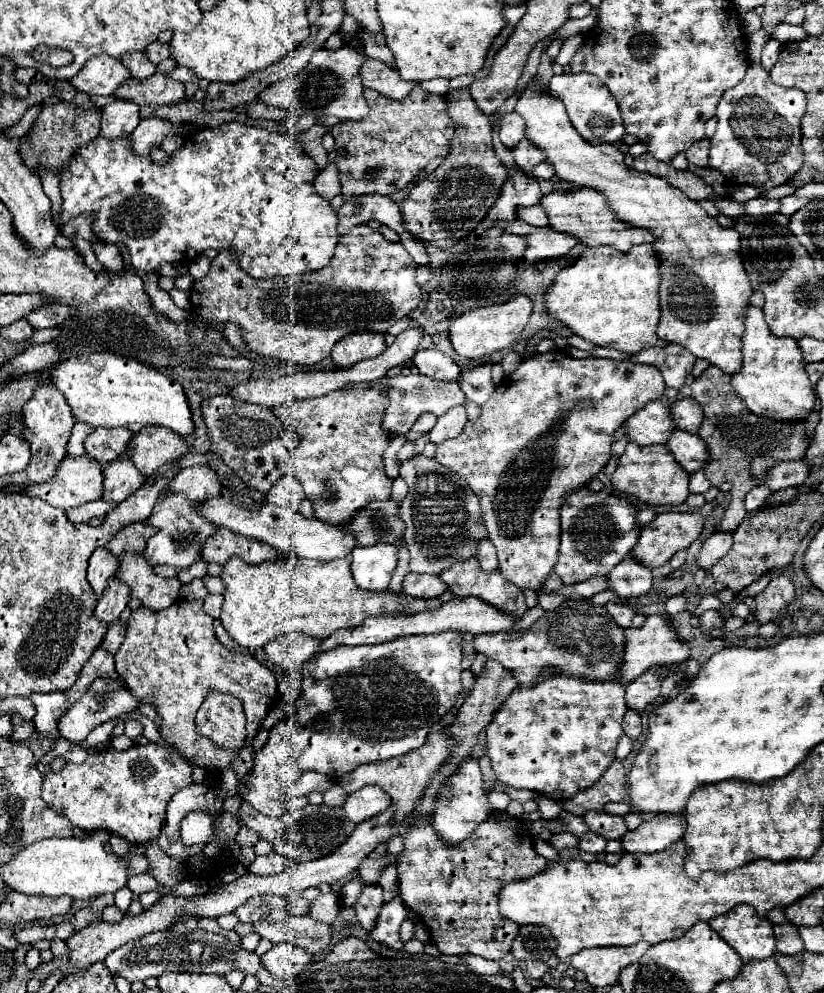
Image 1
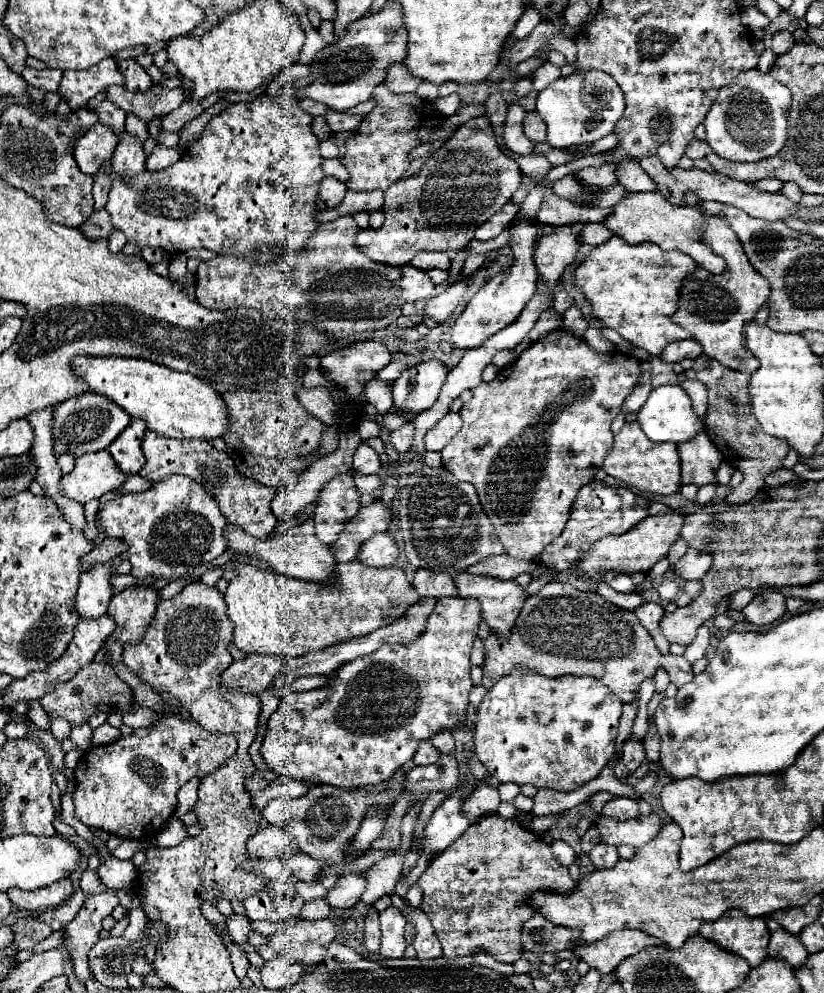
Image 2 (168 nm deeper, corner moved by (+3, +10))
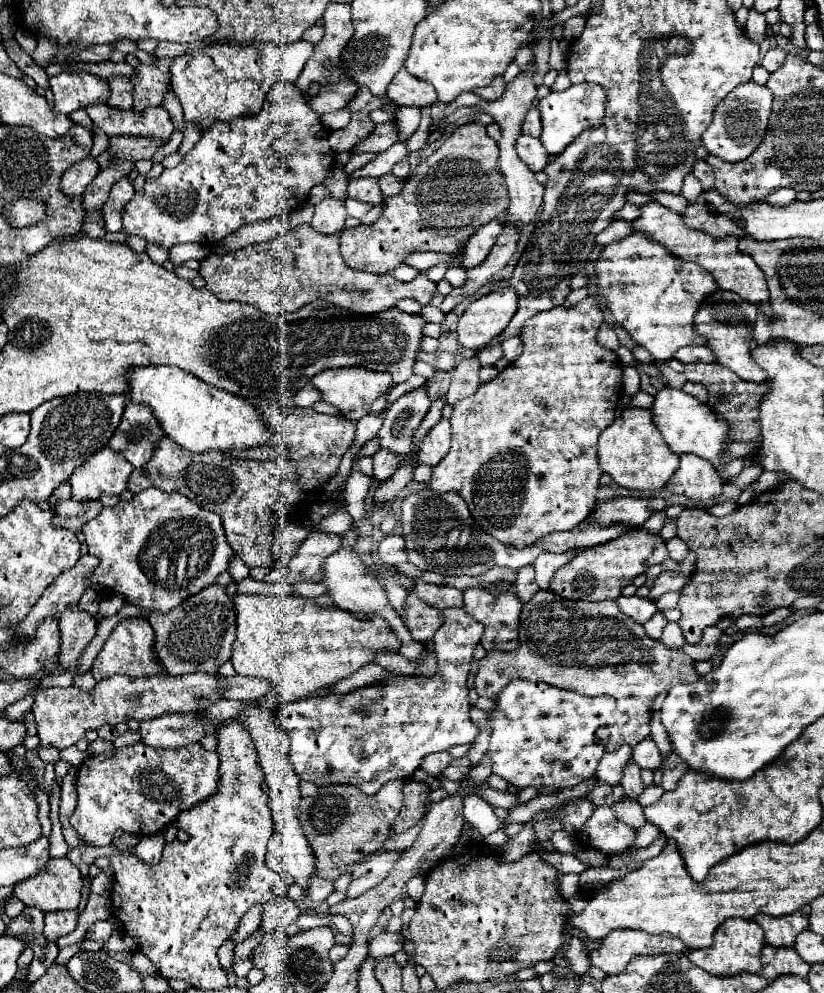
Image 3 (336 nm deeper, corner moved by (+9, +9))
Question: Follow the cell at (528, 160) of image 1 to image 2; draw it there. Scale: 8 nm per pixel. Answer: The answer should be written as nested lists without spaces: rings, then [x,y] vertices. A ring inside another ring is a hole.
[[[528,112],[526,114],[524,134],[528,136],[528,140],[534,140],[534,144],[546,140],[546,124],[544,124],[544,120],[540,120],[538,112]]]

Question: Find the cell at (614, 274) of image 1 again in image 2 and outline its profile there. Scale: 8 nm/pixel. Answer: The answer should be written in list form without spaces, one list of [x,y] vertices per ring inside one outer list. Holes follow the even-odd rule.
[[[612,236],[604,244],[592,248],[586,260],[574,270],[574,288],[584,294],[592,314],[606,328],[616,330],[632,346],[658,356],[666,344],[692,338],[684,328],[674,324],[670,316],[676,312],[680,282],[696,262],[684,252],[662,252],[656,244],[626,244],[620,236]]]

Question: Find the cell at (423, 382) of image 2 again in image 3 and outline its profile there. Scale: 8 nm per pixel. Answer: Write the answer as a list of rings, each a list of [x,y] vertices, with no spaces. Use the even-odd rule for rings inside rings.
[[[414,389],[406,395],[402,395],[386,413],[386,419],[384,419],[384,425],[382,429],[378,431],[378,445],[380,449],[390,449],[396,457],[398,457],[398,463],[404,463],[408,457],[414,455],[414,449],[416,449],[416,441],[414,441],[414,431],[418,429],[418,425],[422,423],[422,417],[428,413],[430,409],[430,399],[428,399],[428,393],[426,389]]]

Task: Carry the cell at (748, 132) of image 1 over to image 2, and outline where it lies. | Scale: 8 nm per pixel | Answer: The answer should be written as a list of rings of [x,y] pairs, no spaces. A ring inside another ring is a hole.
[[[752,68],[740,72],[736,80],[718,92],[704,126],[706,142],[712,150],[732,162],[756,162],[780,154],[788,138],[788,108],[792,104],[792,92],[788,86],[772,80],[768,72]]]

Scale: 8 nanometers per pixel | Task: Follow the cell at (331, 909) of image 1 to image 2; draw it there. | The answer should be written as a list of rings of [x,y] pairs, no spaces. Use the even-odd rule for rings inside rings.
[[[342,874],[336,880],[334,888],[328,890],[326,904],[330,908],[352,908],[360,900],[364,888],[366,888],[364,876],[360,876],[360,874]]]

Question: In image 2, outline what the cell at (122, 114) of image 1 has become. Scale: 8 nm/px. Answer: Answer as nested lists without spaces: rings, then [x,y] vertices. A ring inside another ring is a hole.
[[[96,122],[88,132],[84,132],[84,136],[80,136],[80,140],[76,142],[74,148],[74,160],[78,164],[78,168],[84,174],[96,174],[96,170],[100,168],[100,164],[108,158],[112,158],[112,152],[118,144],[118,134],[114,132],[114,128],[110,124],[102,124]]]

